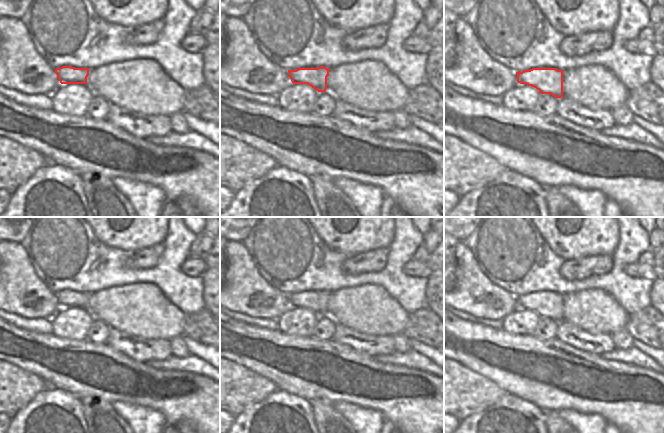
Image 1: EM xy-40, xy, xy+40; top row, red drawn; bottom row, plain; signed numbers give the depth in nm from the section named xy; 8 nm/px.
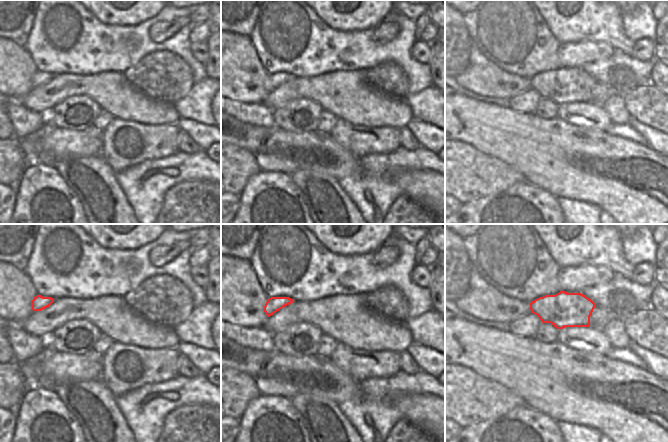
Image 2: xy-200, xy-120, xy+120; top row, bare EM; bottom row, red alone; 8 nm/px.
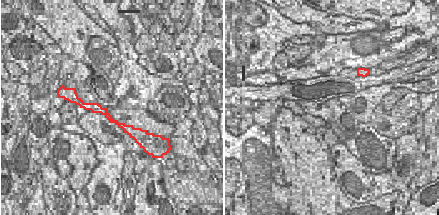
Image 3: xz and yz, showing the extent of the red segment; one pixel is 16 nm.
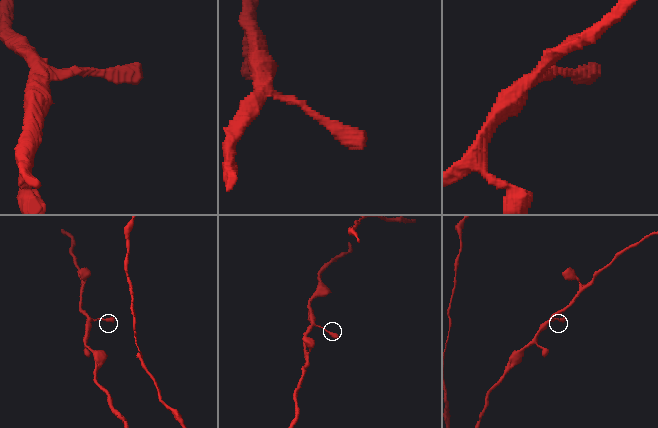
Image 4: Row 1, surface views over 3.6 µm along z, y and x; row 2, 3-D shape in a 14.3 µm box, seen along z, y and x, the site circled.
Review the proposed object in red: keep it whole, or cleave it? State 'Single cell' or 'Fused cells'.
Single cell.

